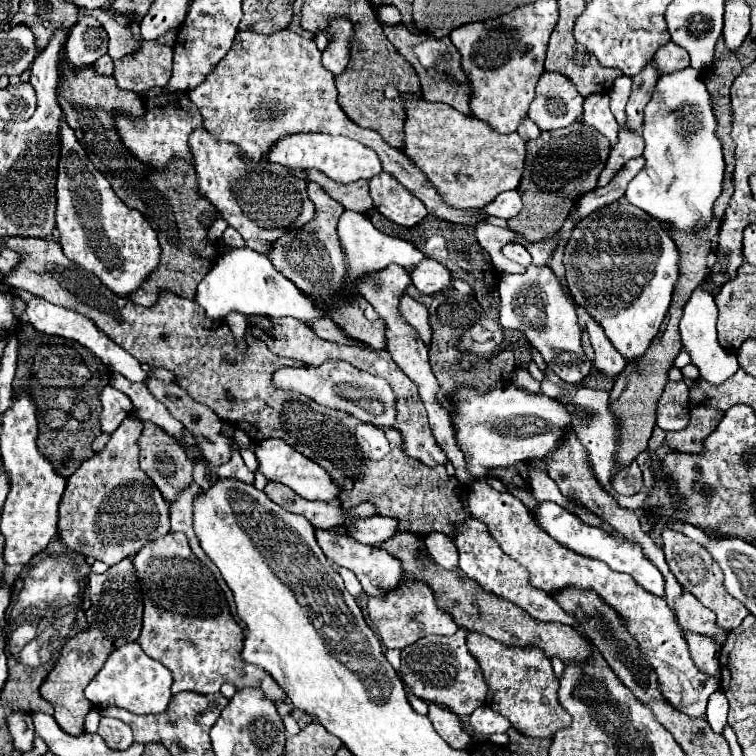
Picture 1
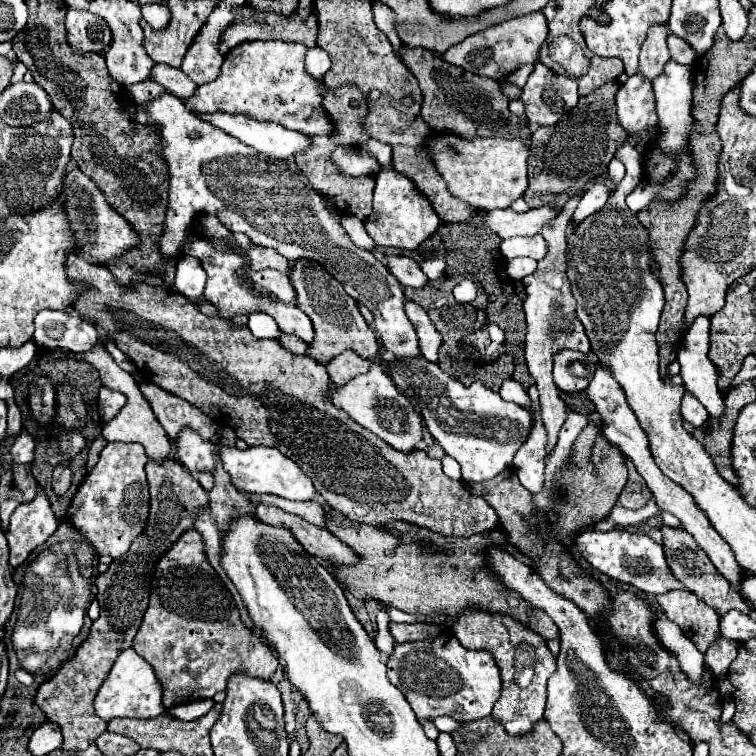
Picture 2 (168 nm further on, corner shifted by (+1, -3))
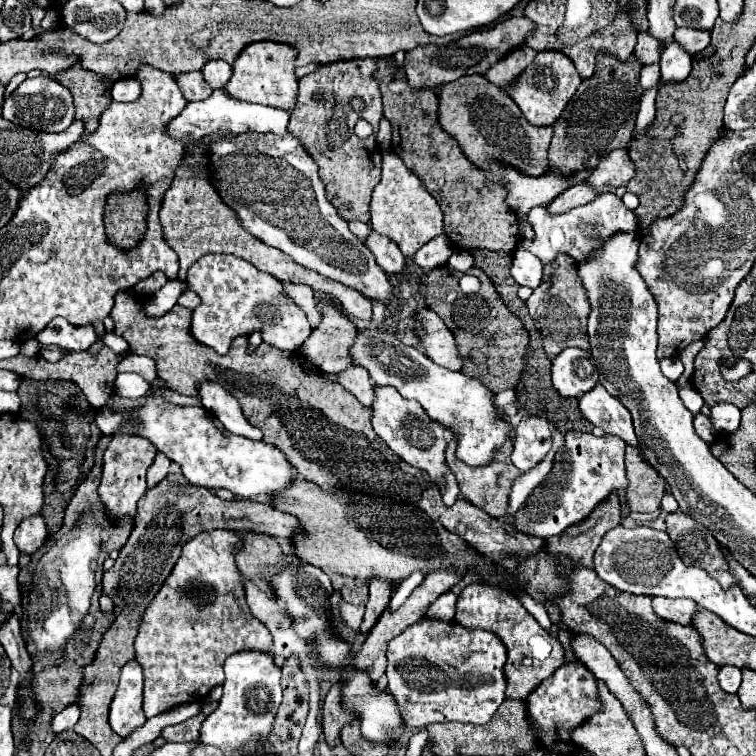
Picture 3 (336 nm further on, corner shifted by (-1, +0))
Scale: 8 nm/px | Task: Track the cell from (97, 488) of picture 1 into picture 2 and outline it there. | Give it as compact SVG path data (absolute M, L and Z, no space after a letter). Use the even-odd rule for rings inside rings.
M108 442L94 470L80 484L76 500L72 500L66 520L70 520L80 530L80 534L96 548L100 556L124 556L132 540L144 530L150 502L148 480L144 472L146 462L148 456L144 452L144 446Z

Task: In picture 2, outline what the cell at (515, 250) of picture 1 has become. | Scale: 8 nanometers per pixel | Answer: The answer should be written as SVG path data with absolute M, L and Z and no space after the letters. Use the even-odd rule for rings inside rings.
M514 258L506 266L506 274L516 282L520 282L524 276L532 274L534 270L536 270L536 260L532 260L532 258Z

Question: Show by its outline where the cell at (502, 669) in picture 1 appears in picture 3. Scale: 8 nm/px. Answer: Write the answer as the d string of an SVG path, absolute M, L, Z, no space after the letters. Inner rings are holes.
M486 583L466 585L458 597L454 621L466 629L492 631L502 639L508 651L508 663L504 671L506 683L508 683L506 699L526 701L526 697L562 665L564 649L558 643L558 639L552 633L544 631L538 625L538 621L522 607L522 603L510 591L504 591L500 587L486 585Z

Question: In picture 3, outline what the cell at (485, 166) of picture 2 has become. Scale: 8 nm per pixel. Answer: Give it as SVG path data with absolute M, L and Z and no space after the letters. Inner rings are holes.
M492 161L486 167L480 167L480 171L486 175L490 183L502 185L502 189L506 189L506 203L516 213L528 213L536 205L550 203L566 187L580 183L582 179L590 175L590 171L580 171L572 175L570 179L564 179L552 173L542 177L528 177L526 173L518 173L514 167L502 165L498 161Z

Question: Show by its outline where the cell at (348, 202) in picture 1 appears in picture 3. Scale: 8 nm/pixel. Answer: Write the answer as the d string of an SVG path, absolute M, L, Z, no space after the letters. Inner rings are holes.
M350 59L332 65L322 65L314 73L304 75L298 81L298 107L294 109L294 115L288 123L288 131L294 137L298 137L302 147L306 147L308 155L316 161L320 179L326 185L326 197L336 207L338 215L346 221L370 221L370 197L372 189L380 181L380 149L376 145L374 133L378 131L378 123L384 117L384 113L380 89L372 77L374 67L376 65L372 59ZM352 97L364 99L366 107L362 113L352 111ZM360 117L374 127L374 133L368 139L360 139L354 133L354 125Z

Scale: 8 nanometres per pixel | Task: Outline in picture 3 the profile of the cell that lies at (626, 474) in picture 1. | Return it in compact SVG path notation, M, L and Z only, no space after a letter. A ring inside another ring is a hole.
M626 447L626 471L628 471L628 487L626 499L630 511L650 513L660 507L660 499L664 495L664 479L652 469L640 455L636 447Z

